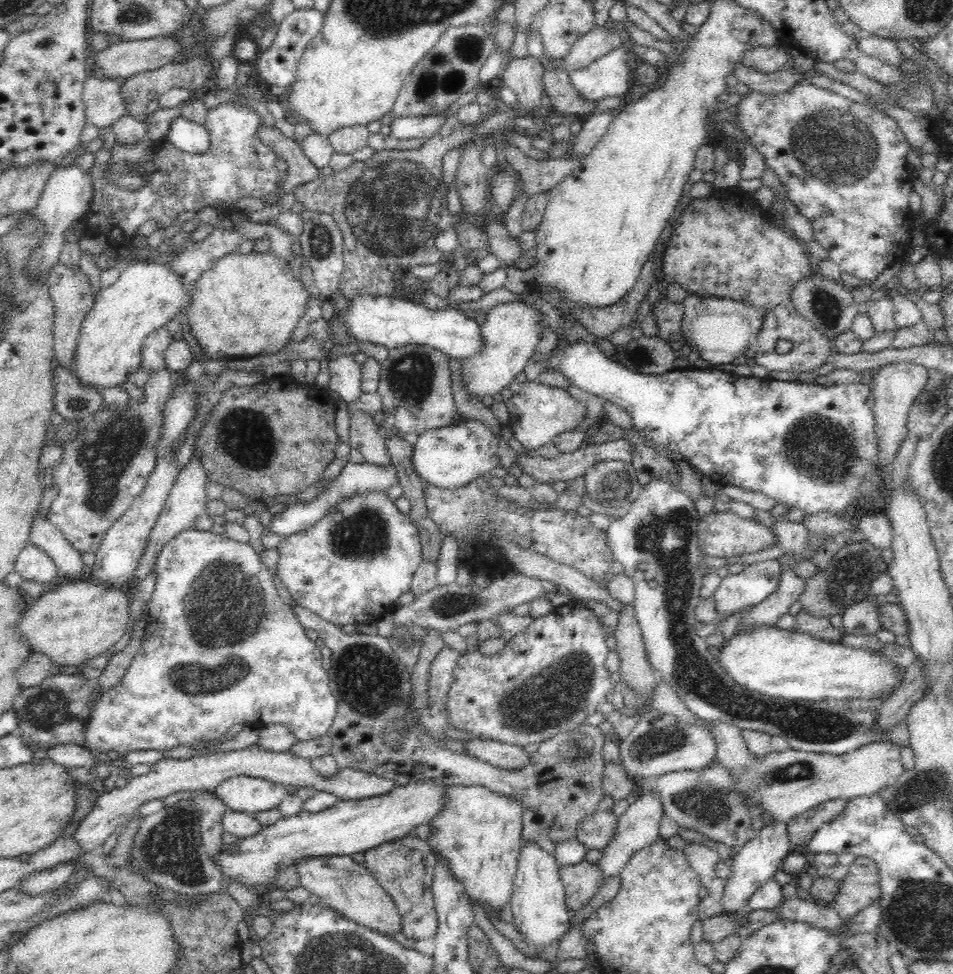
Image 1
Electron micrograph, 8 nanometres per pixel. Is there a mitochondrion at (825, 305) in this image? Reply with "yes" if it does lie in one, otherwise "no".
yes

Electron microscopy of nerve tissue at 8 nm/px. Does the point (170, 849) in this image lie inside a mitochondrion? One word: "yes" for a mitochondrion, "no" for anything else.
yes

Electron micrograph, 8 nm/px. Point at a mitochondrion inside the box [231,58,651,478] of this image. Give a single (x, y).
(394, 207)

